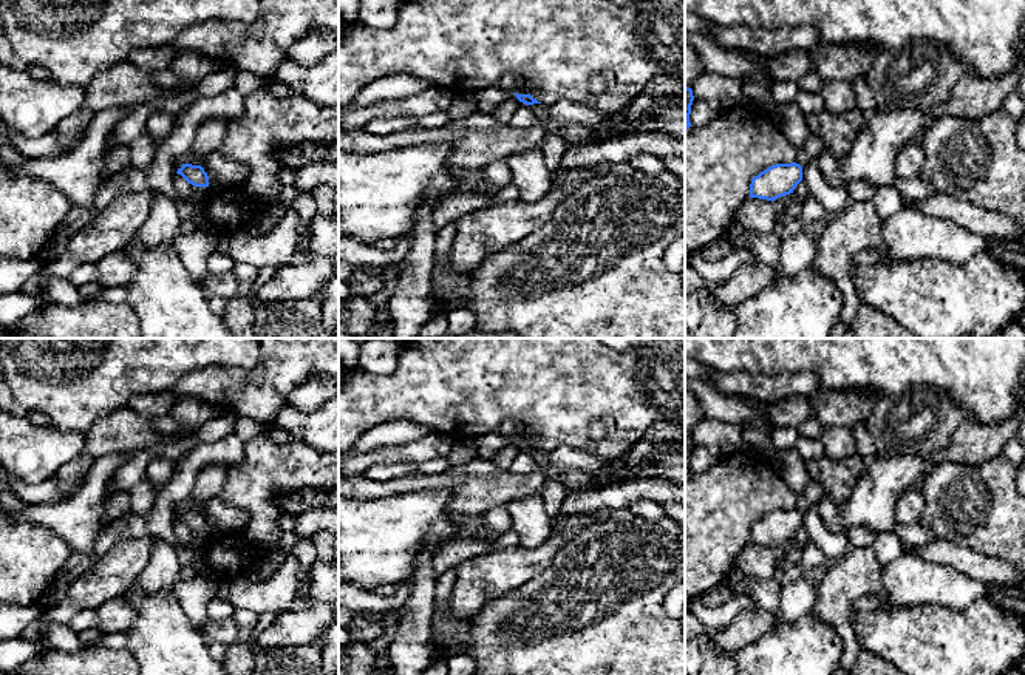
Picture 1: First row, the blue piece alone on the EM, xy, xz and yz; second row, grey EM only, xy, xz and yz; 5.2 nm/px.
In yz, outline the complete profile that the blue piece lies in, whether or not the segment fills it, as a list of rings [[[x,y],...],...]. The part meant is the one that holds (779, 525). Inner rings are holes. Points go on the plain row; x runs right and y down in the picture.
[[[776,510],[751,525],[750,544],[759,544],[773,548],[781,542],[793,539],[795,533],[801,527],[802,513],[799,510]]]

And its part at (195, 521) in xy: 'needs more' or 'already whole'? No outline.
already whole

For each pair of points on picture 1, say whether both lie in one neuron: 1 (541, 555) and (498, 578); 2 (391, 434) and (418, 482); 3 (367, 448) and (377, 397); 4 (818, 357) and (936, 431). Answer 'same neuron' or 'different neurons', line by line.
1: same neuron
2: different neurons
3: different neurons
4: different neurons

